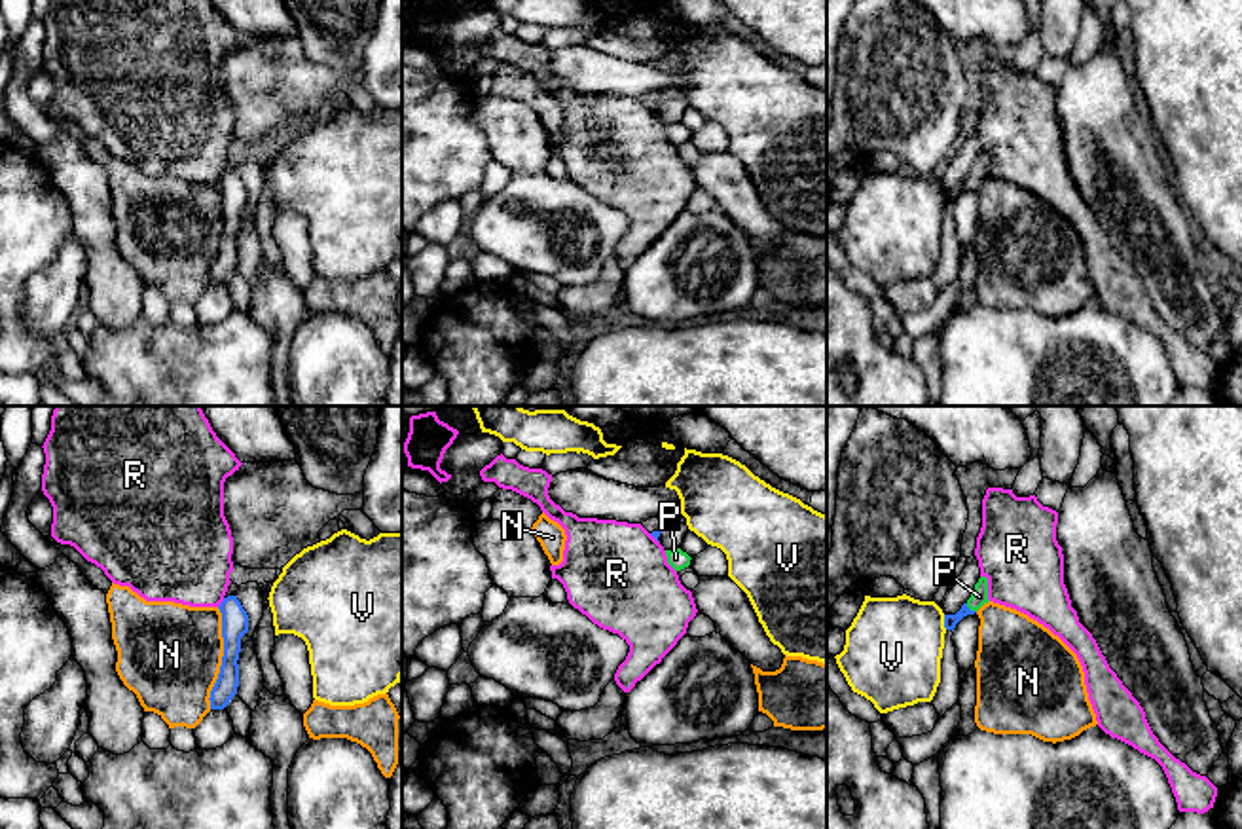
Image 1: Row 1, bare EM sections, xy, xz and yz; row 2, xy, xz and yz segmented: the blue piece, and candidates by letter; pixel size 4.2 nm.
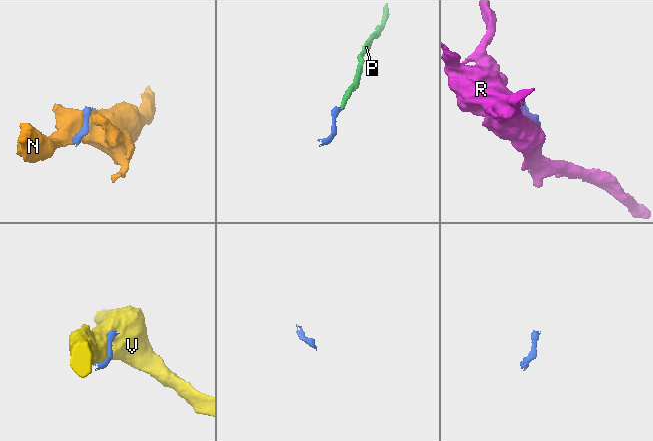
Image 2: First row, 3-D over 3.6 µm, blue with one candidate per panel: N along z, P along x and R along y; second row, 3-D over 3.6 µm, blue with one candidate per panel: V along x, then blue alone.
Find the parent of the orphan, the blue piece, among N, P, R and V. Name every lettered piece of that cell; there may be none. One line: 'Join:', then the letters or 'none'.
Join: P

